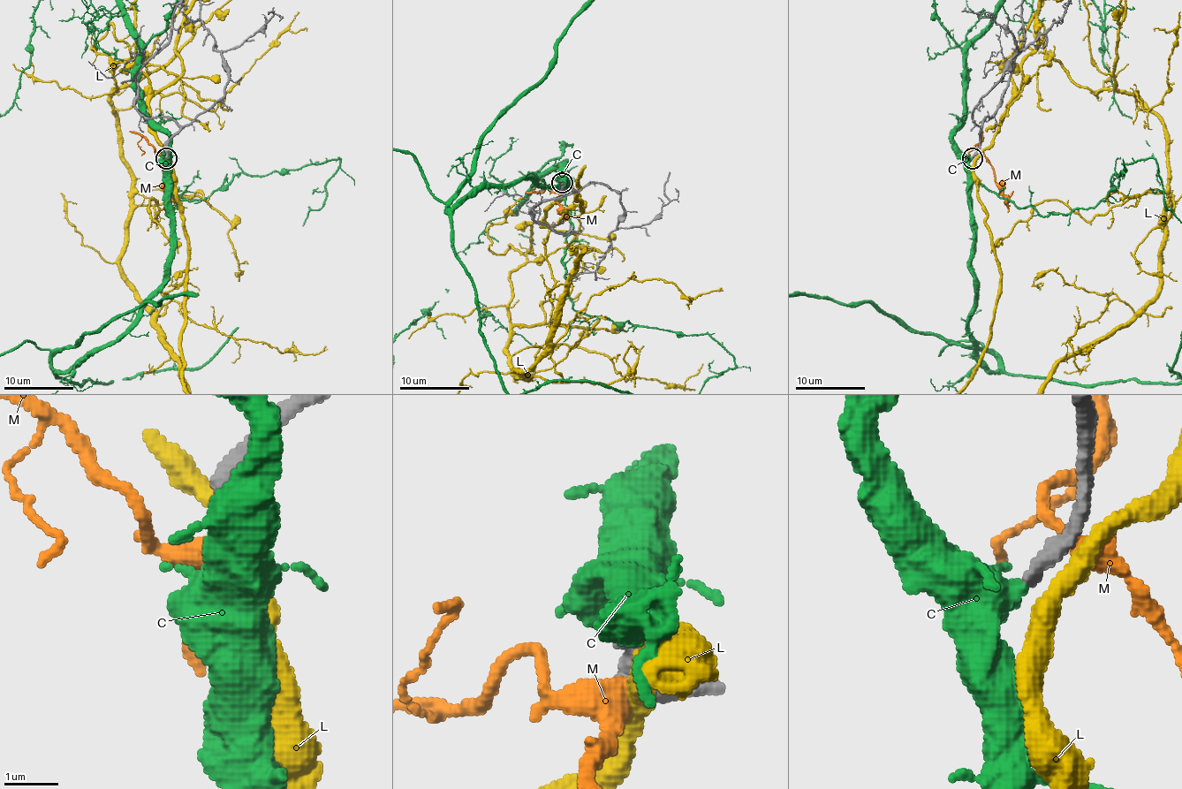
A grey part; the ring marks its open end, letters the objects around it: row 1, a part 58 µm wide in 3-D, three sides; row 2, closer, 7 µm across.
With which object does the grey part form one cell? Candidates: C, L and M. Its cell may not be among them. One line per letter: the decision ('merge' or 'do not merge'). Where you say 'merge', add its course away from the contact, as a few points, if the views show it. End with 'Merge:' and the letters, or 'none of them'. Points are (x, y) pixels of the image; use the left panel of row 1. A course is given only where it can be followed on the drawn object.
C: merge
L: do not merge
M: do not merge
Merge: C

